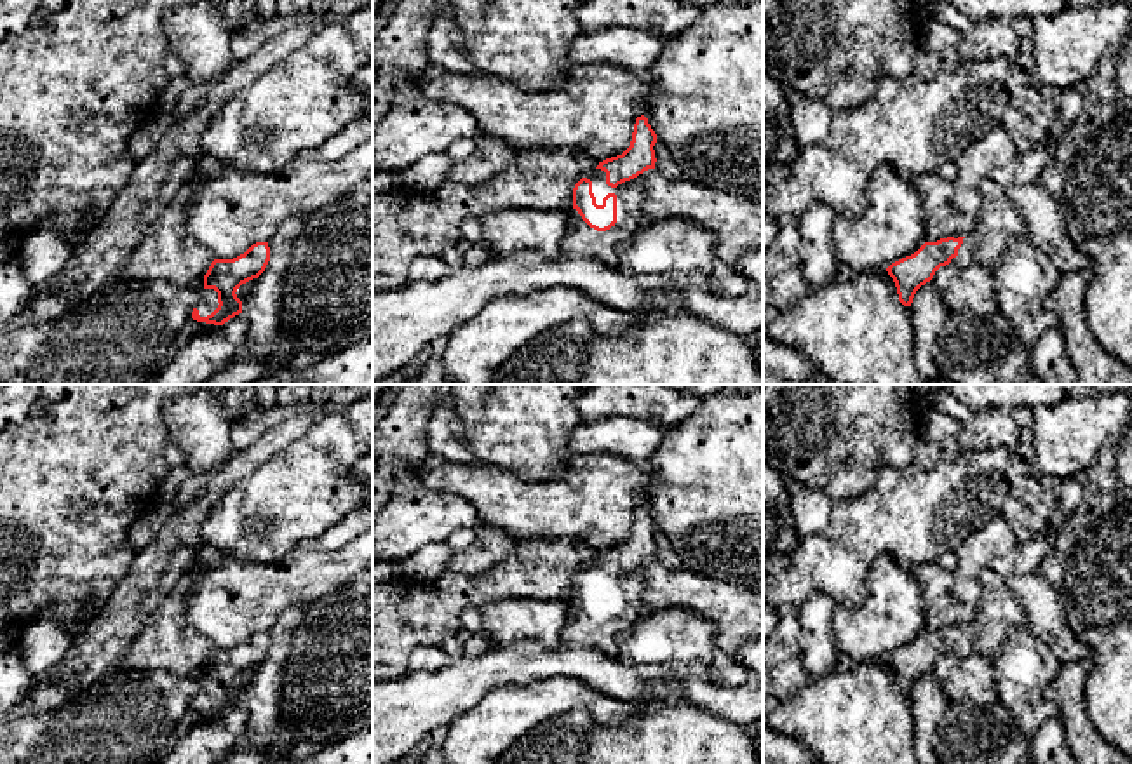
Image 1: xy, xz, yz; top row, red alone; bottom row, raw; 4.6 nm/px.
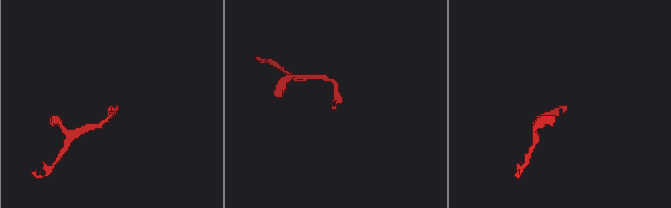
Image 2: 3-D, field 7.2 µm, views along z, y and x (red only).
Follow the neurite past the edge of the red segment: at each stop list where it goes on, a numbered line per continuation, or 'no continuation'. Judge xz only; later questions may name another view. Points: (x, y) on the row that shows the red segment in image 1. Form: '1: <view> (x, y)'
1: xz (580, 239)

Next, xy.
1: xy (208, 303)

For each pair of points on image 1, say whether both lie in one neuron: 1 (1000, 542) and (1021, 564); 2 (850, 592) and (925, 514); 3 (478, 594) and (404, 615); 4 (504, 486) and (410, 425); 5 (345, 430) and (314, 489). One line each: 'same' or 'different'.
1: different
2: same
3: same
4: different
5: same

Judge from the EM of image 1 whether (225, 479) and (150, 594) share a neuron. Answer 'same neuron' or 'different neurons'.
same neuron

